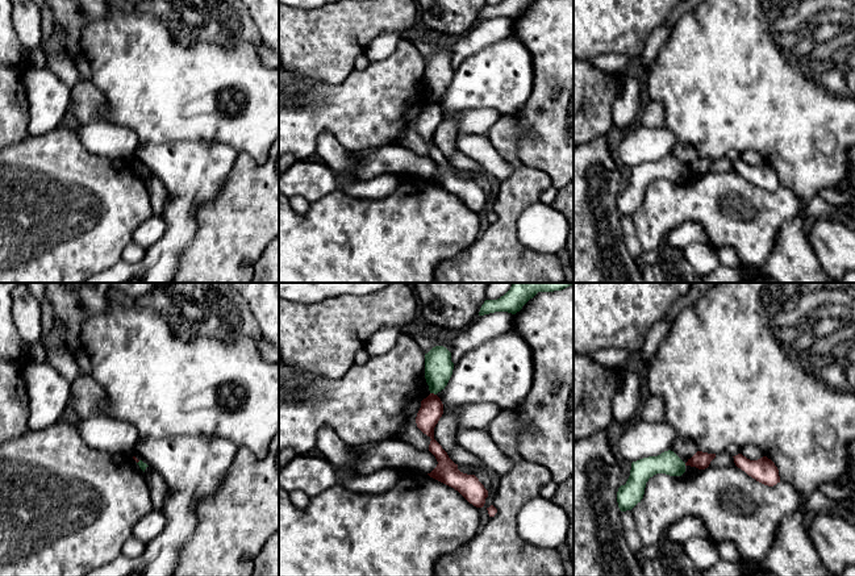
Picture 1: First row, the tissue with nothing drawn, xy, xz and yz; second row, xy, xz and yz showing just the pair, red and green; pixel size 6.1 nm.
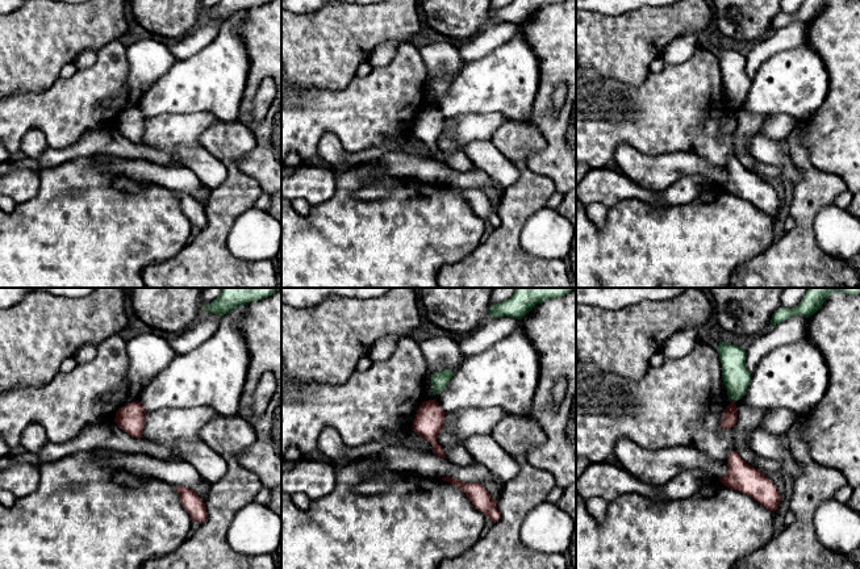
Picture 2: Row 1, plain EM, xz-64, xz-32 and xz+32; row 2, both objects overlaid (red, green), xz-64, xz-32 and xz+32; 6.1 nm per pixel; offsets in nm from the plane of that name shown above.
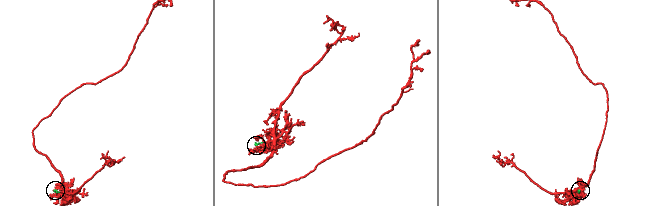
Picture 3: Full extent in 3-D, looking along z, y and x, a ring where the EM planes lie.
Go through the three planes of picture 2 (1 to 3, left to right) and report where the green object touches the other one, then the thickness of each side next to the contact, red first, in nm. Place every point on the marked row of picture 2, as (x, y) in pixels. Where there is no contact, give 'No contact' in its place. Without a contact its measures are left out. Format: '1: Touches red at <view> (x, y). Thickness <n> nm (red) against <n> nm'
1: No contact
2: No contact
3: No contact

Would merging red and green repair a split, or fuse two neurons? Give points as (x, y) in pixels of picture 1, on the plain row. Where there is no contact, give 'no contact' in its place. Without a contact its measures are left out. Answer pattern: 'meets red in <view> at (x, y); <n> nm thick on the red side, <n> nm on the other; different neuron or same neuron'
meets red in xz at (433, 99); 140 nm thick on the red side, 180 nm on the other; different neuron

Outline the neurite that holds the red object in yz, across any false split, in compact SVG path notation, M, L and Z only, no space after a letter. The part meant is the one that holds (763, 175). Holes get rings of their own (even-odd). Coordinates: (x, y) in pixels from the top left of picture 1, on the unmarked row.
M738 159L733 163L735 171L756 187L768 192L773 192L780 188L779 175L767 162L763 162L758 166L750 166L742 159Z

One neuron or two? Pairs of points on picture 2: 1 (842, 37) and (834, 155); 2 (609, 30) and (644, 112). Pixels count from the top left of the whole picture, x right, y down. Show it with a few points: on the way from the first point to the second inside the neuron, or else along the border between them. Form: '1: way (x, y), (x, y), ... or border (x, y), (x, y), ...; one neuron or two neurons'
1: way (842, 66), (842, 126); one neuron
2: border (651, 72), (637, 86), (627, 86), (605, 78); two neurons

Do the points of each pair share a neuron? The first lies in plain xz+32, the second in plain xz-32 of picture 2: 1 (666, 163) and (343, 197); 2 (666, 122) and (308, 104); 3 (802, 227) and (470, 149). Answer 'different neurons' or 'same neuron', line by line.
1: different neurons
2: same neuron
3: different neurons

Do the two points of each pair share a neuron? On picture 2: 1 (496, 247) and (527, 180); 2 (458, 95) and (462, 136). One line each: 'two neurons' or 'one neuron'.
1: one neuron
2: two neurons

